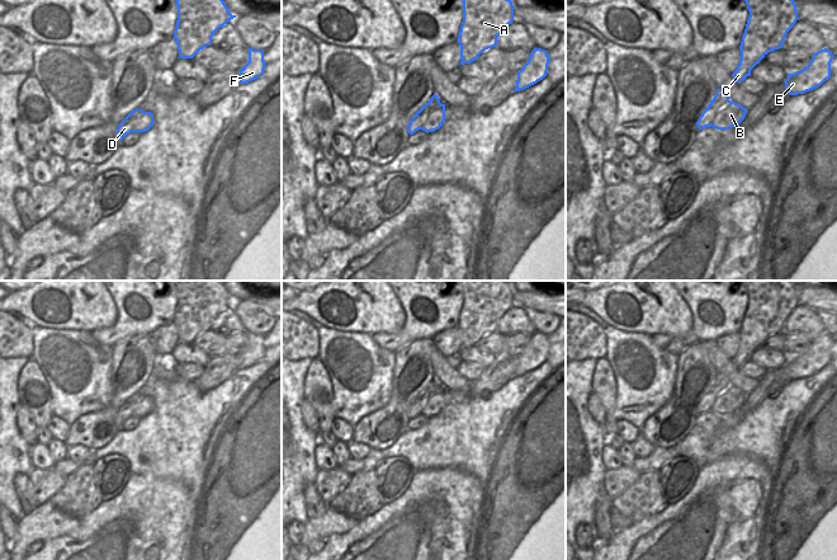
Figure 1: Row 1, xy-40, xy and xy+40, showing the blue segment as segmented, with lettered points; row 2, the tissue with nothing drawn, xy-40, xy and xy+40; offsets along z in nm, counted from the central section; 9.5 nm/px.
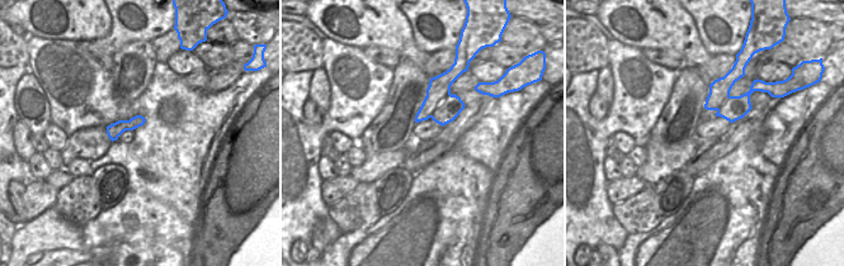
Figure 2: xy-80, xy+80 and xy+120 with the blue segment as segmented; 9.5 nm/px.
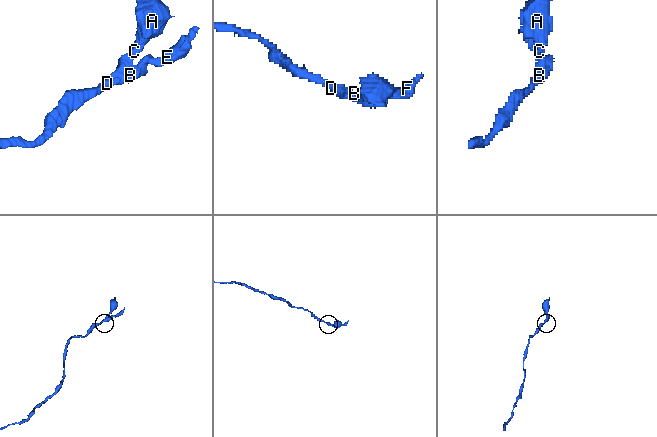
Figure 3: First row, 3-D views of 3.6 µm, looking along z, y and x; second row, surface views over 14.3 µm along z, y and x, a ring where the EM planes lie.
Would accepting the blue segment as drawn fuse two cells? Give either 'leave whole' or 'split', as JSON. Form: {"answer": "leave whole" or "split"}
{"answer": "leave whole"}

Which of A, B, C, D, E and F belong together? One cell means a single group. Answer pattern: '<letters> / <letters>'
A B C D E F

